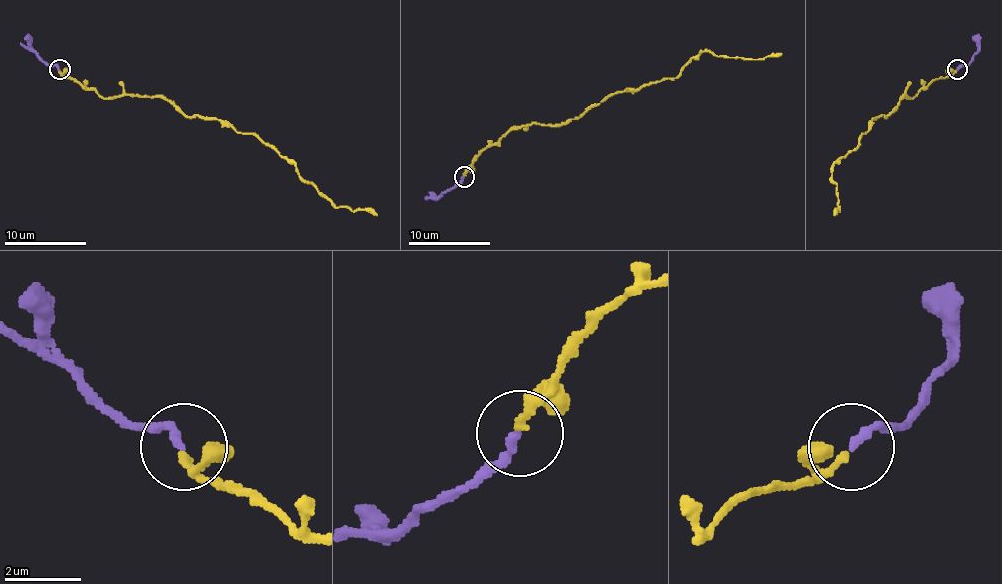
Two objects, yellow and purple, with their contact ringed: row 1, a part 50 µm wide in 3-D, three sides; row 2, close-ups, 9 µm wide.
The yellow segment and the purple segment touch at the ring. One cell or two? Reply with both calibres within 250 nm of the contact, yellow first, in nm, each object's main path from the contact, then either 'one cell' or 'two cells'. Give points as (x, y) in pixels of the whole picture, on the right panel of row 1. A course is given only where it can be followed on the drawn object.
calibres 130 and 220 nm; course yellow (955, 70), (910, 98), (904, 94), (885, 117), (875, 117), (859, 146), (832, 166), (840, 209), (834, 215); course purple (957, 70), (968, 63), (978, 49), (978, 39), (974, 35); one cell

